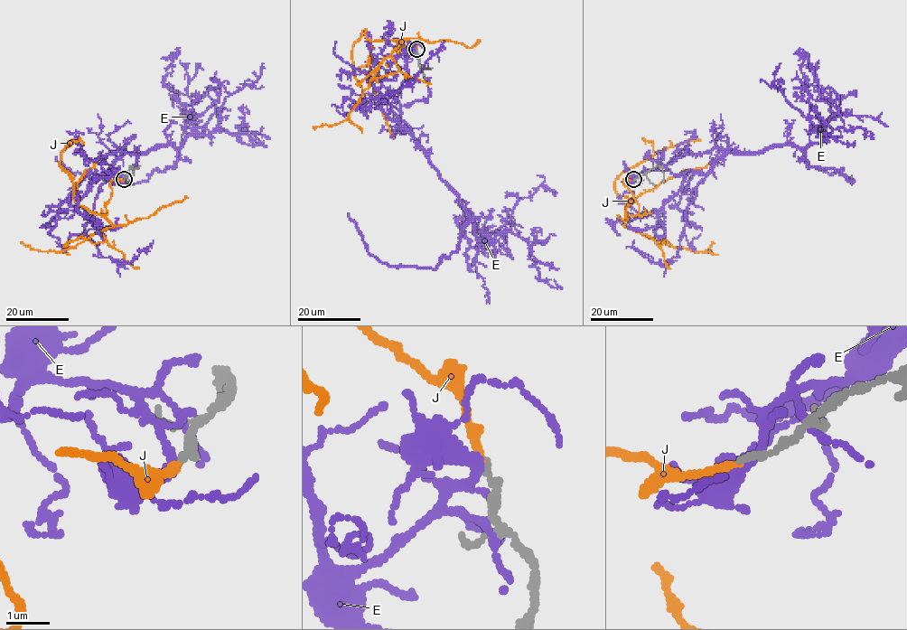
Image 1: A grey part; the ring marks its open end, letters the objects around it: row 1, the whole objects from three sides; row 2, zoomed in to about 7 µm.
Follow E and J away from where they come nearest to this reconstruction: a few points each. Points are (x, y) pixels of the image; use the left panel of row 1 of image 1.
E: (124, 180), (89, 173), (125, 154), (177, 151), (176, 166), (136, 183), (75, 173), (55, 156)
J: (124, 180), (109, 182), (112, 192), (105, 216), (79, 205), (73, 182), (60, 161), (60, 153), (75, 139)

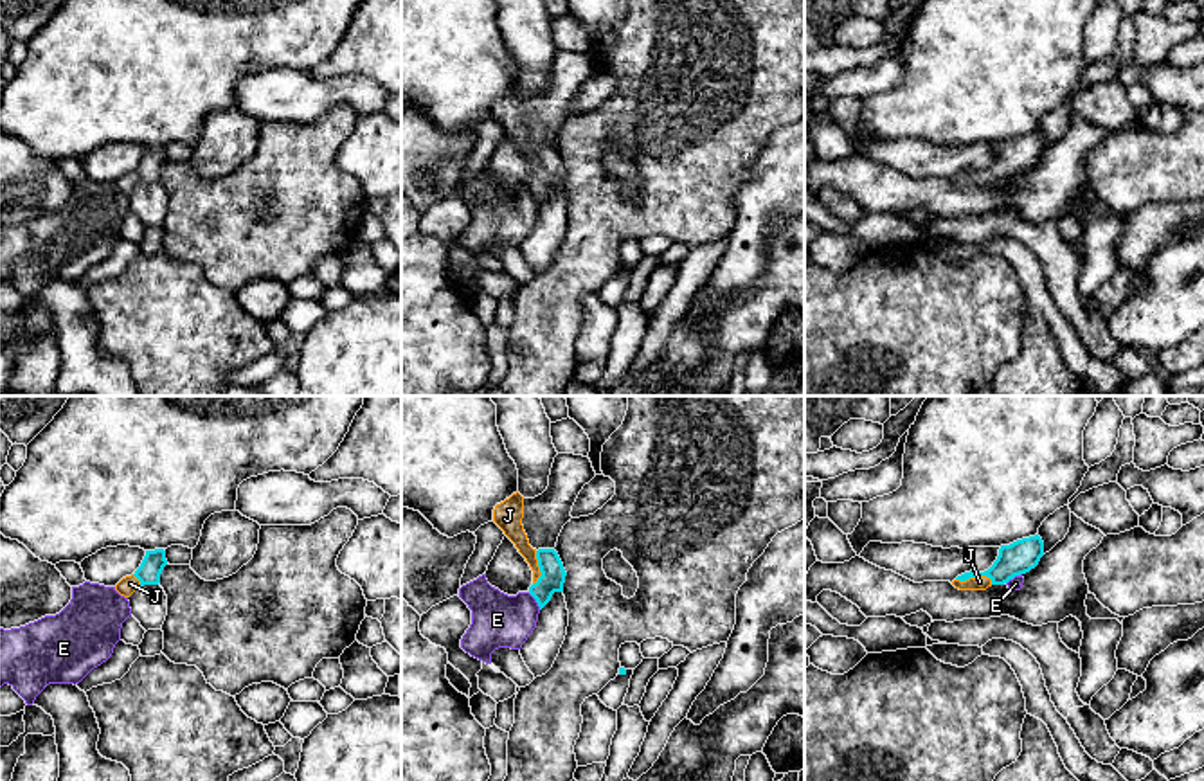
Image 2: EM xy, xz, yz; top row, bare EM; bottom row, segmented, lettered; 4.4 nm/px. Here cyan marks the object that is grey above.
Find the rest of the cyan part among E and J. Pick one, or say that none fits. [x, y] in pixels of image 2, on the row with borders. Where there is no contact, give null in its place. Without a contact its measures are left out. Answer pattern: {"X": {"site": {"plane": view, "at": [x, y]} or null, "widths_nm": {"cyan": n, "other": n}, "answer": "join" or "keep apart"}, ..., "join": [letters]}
{"E": {"site": {"plane": "xz", "at": [537, 601]}, "widths_nm": {"cyan": 110, "other": 240}, "answer": "keep apart"}, "J": {"site": {"plane": "yz", "at": [976, 574]}, "widths_nm": {"cyan": 150, "other": 60}, "answer": "join"}, "join": ["J"]}

